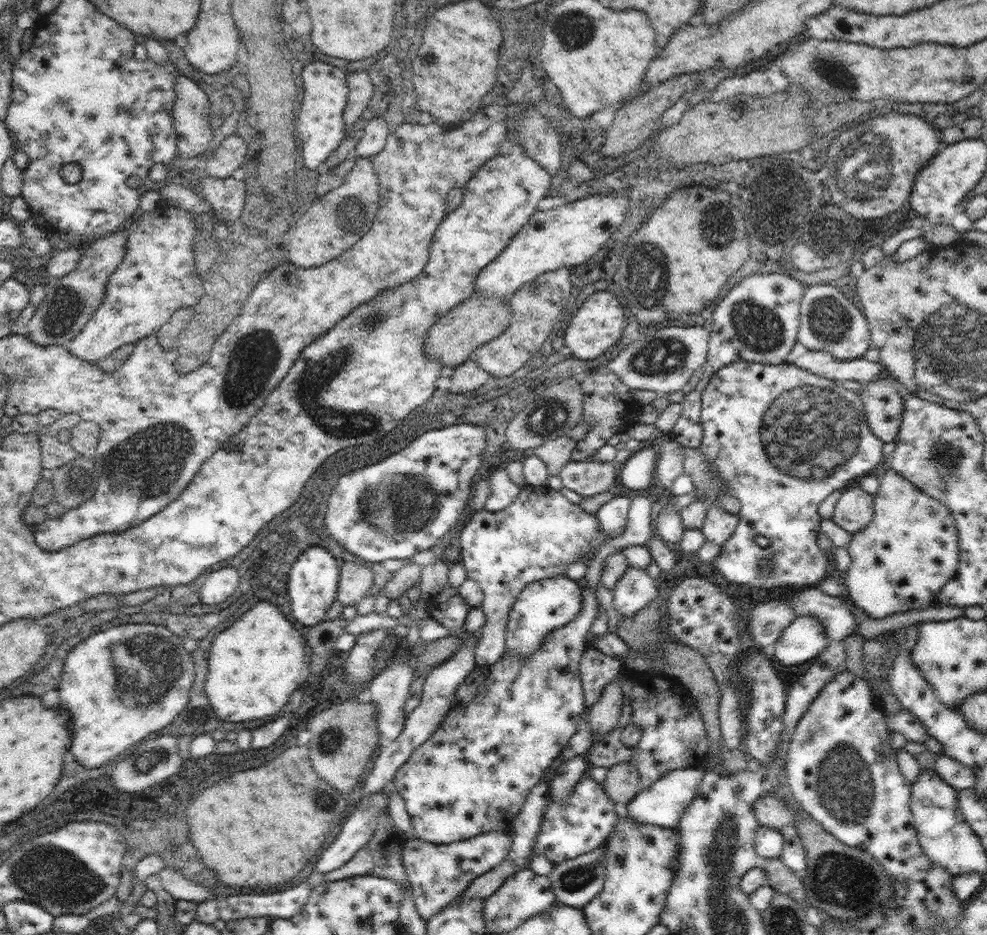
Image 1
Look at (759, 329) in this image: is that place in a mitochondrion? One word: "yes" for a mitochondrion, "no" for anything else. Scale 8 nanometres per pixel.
yes

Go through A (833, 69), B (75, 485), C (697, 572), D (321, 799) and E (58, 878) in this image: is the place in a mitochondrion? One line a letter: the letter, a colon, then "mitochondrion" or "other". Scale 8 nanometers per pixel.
A: mitochondrion
B: mitochondrion
C: other
D: mitochondrion
E: mitochondrion

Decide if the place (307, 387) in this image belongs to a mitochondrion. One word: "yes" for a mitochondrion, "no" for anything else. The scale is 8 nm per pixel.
yes

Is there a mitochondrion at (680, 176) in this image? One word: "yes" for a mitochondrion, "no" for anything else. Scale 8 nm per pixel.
no

